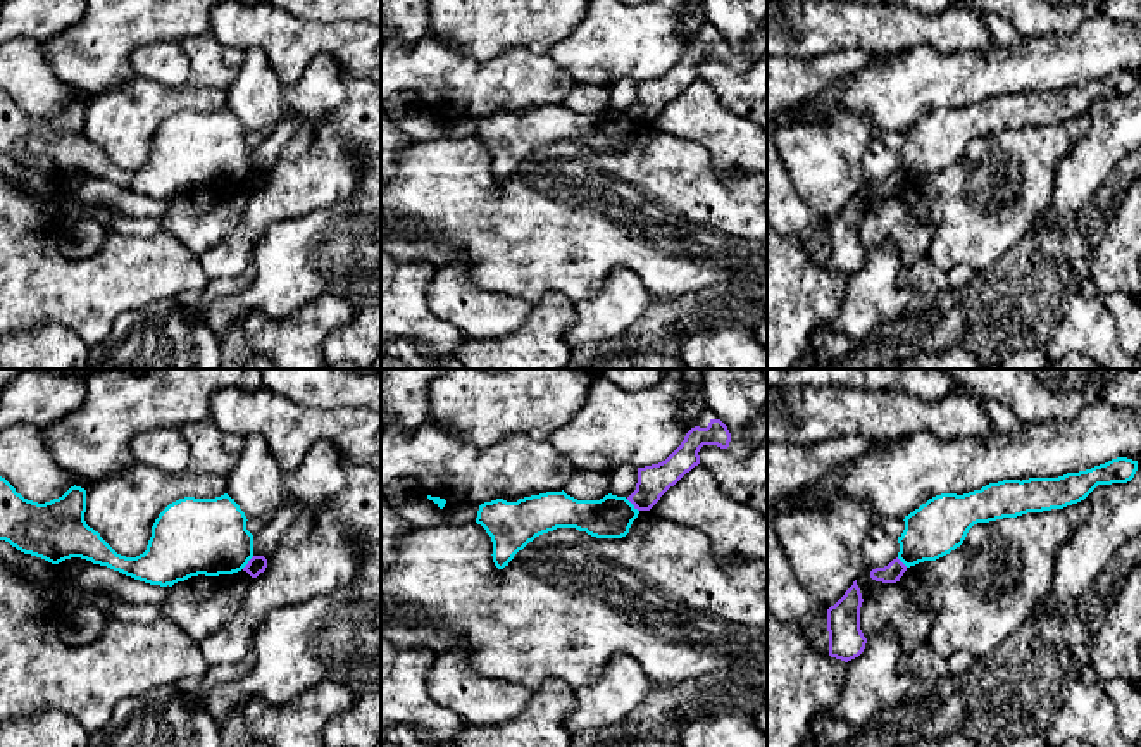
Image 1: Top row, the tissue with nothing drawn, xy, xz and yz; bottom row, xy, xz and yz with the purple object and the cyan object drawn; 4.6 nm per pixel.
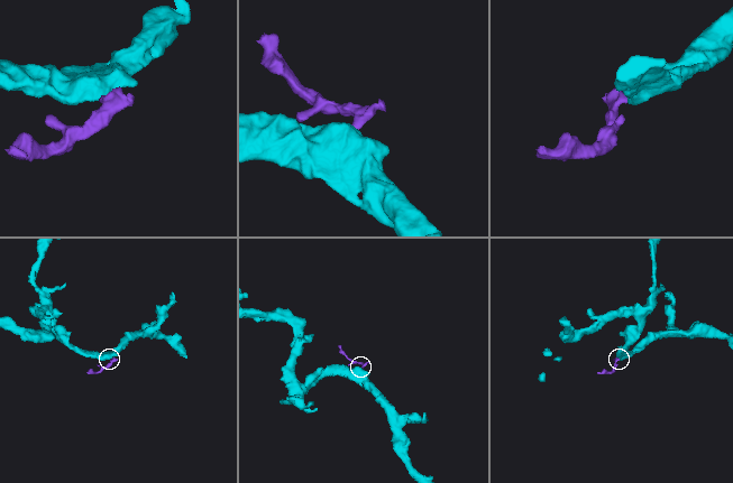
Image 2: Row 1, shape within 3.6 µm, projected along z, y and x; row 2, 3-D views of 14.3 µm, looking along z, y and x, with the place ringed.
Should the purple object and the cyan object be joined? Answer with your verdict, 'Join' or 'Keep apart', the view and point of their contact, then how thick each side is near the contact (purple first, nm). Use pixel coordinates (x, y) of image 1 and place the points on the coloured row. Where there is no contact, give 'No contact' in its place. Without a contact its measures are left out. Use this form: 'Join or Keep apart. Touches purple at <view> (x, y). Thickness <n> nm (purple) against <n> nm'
Keep apart. Touches purple at xz (633, 504). Thickness 150 nm (purple) against 190 nm

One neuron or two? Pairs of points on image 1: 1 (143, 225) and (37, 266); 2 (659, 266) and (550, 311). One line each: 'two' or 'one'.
1: two
2: two

